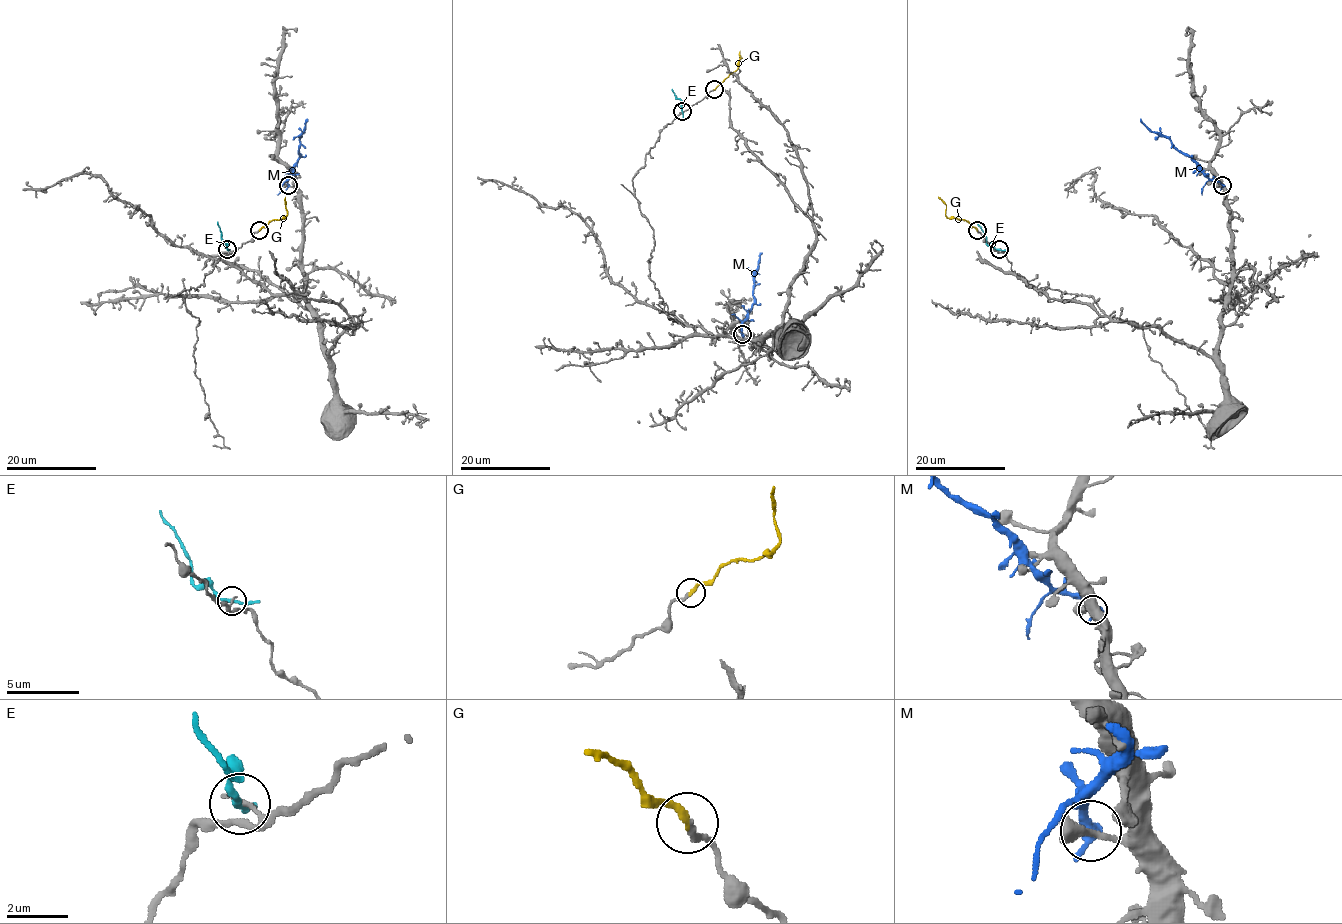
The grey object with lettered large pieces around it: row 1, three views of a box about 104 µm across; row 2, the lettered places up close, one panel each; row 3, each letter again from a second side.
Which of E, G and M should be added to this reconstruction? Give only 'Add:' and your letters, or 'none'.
Add: G

